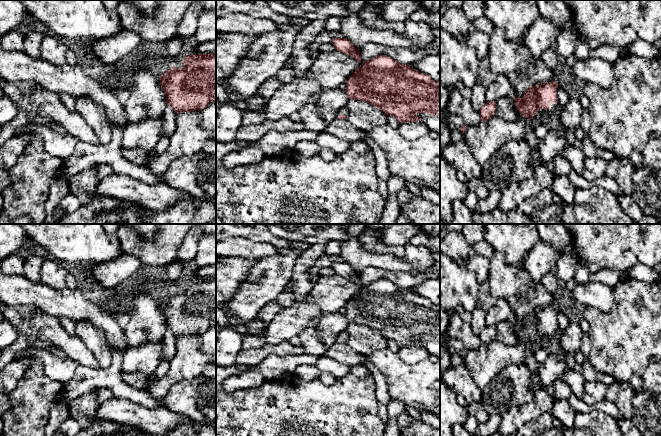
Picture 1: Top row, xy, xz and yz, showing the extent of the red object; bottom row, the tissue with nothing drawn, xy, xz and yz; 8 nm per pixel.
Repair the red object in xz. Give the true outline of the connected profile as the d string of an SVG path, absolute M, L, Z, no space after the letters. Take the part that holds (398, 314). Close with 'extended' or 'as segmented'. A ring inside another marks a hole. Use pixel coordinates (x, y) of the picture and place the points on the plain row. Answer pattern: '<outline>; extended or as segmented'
M385 279L363 286L348 302L345 317L349 323L365 325L380 332L387 340L394 340L400 348L422 345L415 340L417 337L440 341L440 306Z; as segmented

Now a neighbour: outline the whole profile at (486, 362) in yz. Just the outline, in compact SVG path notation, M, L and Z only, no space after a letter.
M492 340L478 349L466 350L463 363L471 371L475 383L484 389L503 369L512 364L526 364L526 349L523 343L514 346Z

